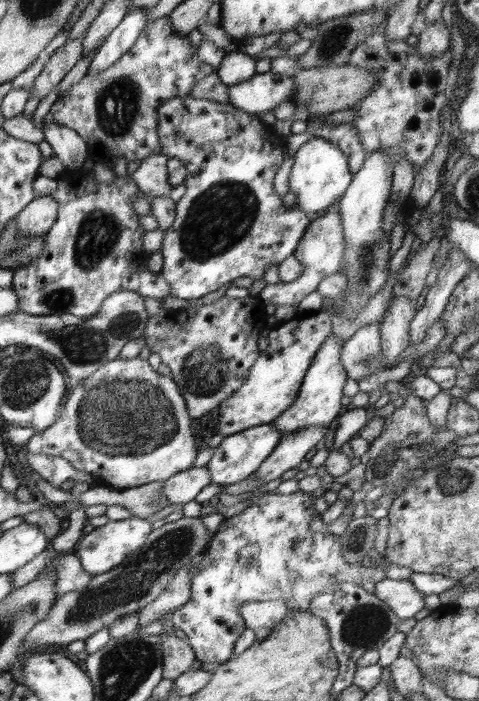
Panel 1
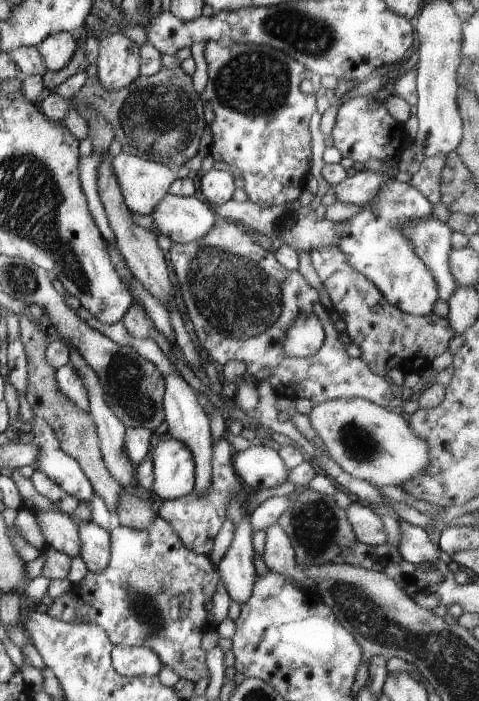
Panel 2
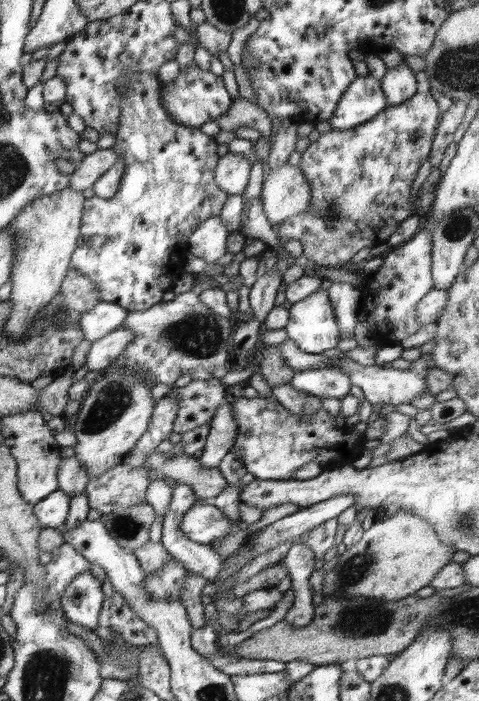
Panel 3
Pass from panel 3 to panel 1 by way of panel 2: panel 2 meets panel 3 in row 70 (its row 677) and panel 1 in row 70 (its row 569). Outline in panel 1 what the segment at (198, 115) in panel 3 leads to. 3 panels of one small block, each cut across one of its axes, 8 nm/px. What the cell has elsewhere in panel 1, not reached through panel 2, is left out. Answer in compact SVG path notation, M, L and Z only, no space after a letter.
M168 16L150 20L144 25L138 40L132 48L119 58L115 64L106 69L99 76L86 76L74 85L69 92L58 98L50 113L45 117L45 126L55 122L76 132L90 148L102 152L104 159L142 160L152 154L160 154L161 145L157 134L157 109L174 98L189 96L192 86L202 78L216 74L216 68L202 62L194 53L194 47L186 34L178 34L170 28Z

